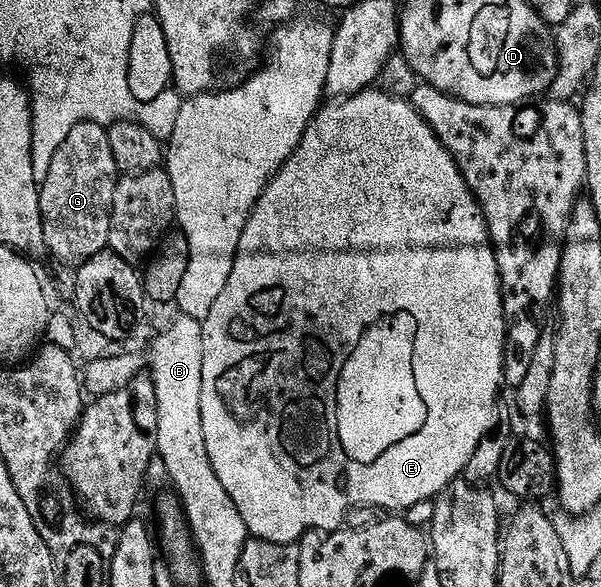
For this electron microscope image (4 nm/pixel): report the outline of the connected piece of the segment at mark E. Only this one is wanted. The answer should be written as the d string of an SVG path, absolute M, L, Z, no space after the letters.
M371 87L351 97L323 104L315 113L309 127L304 131L302 142L284 163L282 170L268 183L268 187L262 192L262 198L250 212L248 223L240 235L240 247L234 260L232 275L228 275L228 283L224 291L220 291L220 299L216 299L216 307L212 307L212 311L202 322L202 327L204 363L200 411L203 417L204 443L207 445L208 456L212 467L215 468L216 476L223 483L224 490L228 491L228 495L232 497L232 502L236 503L236 508L243 516L249 536L260 541L292 545L301 542L302 538L311 531L337 531L347 524L346 516L357 505L375 505L378 509L390 509L386 511L405 511L421 501L433 501L452 482L459 480L465 474L468 459L472 459L480 439L484 439L484 435L496 423L494 412L498 409L498 392L504 389L502 372L506 354L506 316L502 306L502 280L498 274L498 260L494 254L494 246L490 244L486 216L482 214L482 208L474 198L474 192L468 187L464 175L458 170L458 164L454 162L449 151L442 146L440 139L432 131L432 127L418 113L418 108L407 98L393 97L382 92L378 87Z

